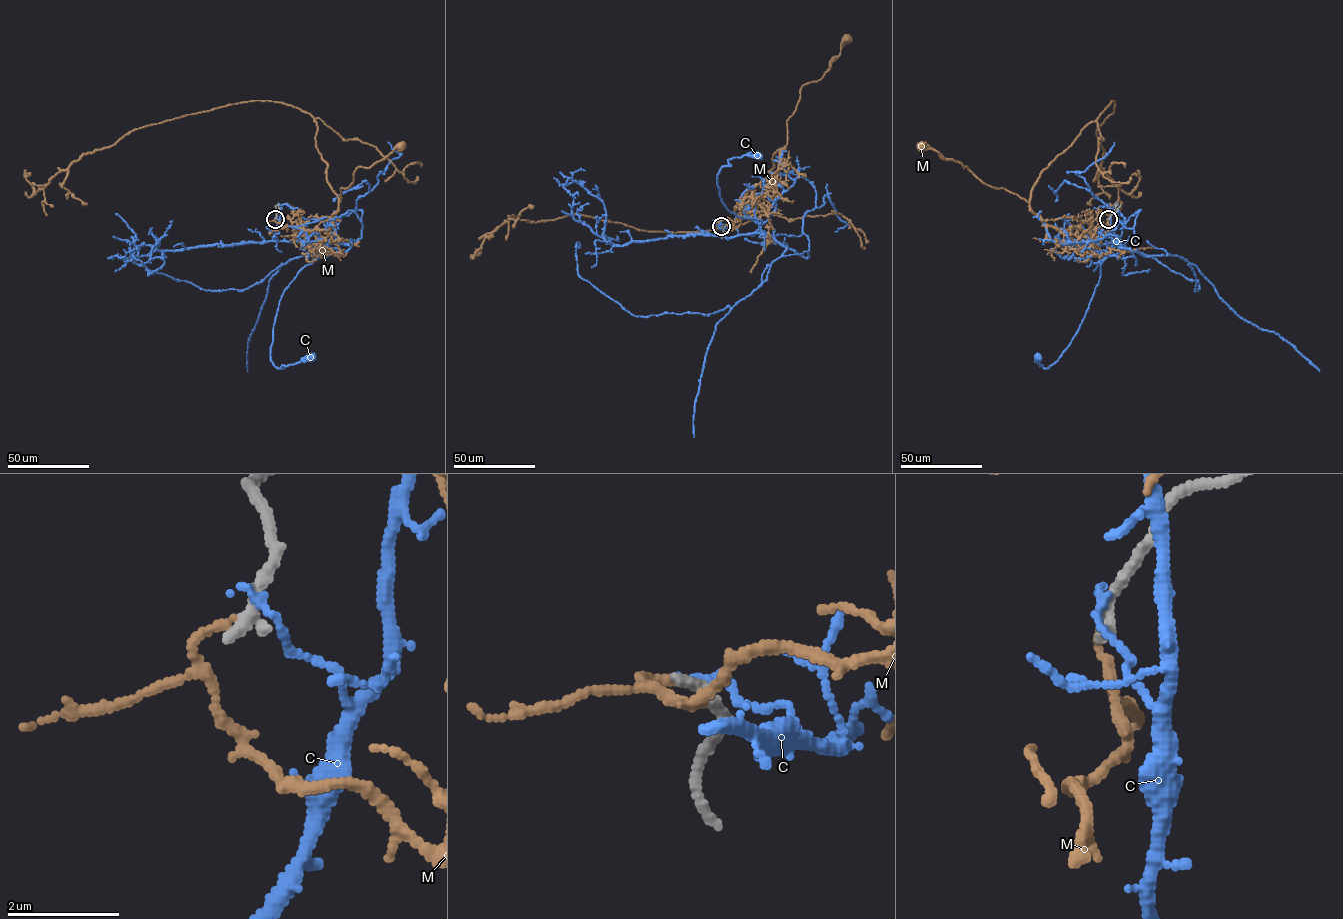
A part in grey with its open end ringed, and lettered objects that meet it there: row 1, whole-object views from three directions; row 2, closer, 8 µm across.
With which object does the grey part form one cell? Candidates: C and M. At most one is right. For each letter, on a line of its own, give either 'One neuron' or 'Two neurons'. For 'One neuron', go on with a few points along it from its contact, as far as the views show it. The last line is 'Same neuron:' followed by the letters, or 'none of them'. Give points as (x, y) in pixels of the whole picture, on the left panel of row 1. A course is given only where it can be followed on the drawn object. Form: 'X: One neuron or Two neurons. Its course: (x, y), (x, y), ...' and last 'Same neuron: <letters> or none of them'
C: Two neurons
M: Two neurons
Same neuron: none of them

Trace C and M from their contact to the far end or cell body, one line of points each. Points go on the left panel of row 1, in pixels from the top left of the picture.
C: (276, 218), (278, 240), (311, 245), (315, 260), (298, 273), (281, 296), (270, 360), (281, 368), (311, 357)
M: (275, 218), (294, 234), (300, 226), (328, 229), (340, 188), (352, 183), (355, 170), (401, 146)

